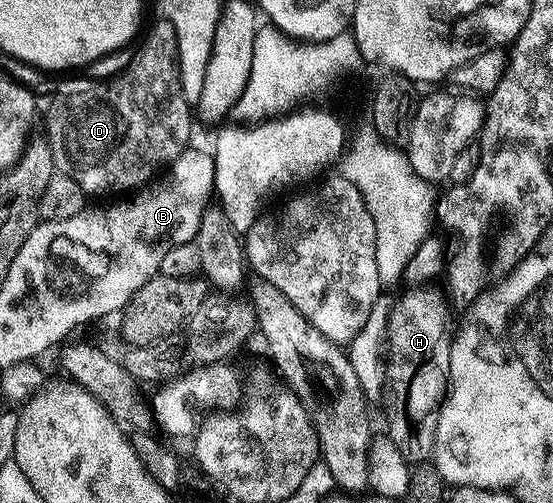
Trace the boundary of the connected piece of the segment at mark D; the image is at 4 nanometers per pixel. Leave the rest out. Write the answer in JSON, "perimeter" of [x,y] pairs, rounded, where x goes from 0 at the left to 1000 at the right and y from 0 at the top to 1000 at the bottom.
{"perimeter":[[[280,42],[264,62],[262,76],[260,66],[253,76],[255,91],[242,101],[241,115],[206,153],[192,161],[125,161],[98,189],[89,209],[85,270],[101,342],[128,348],[156,388],[253,378],[268,370],[295,332],[311,328],[331,298],[344,294],[342,270],[349,264],[353,233],[345,223],[344,195],[327,171],[320,72],[306,42]]]}

